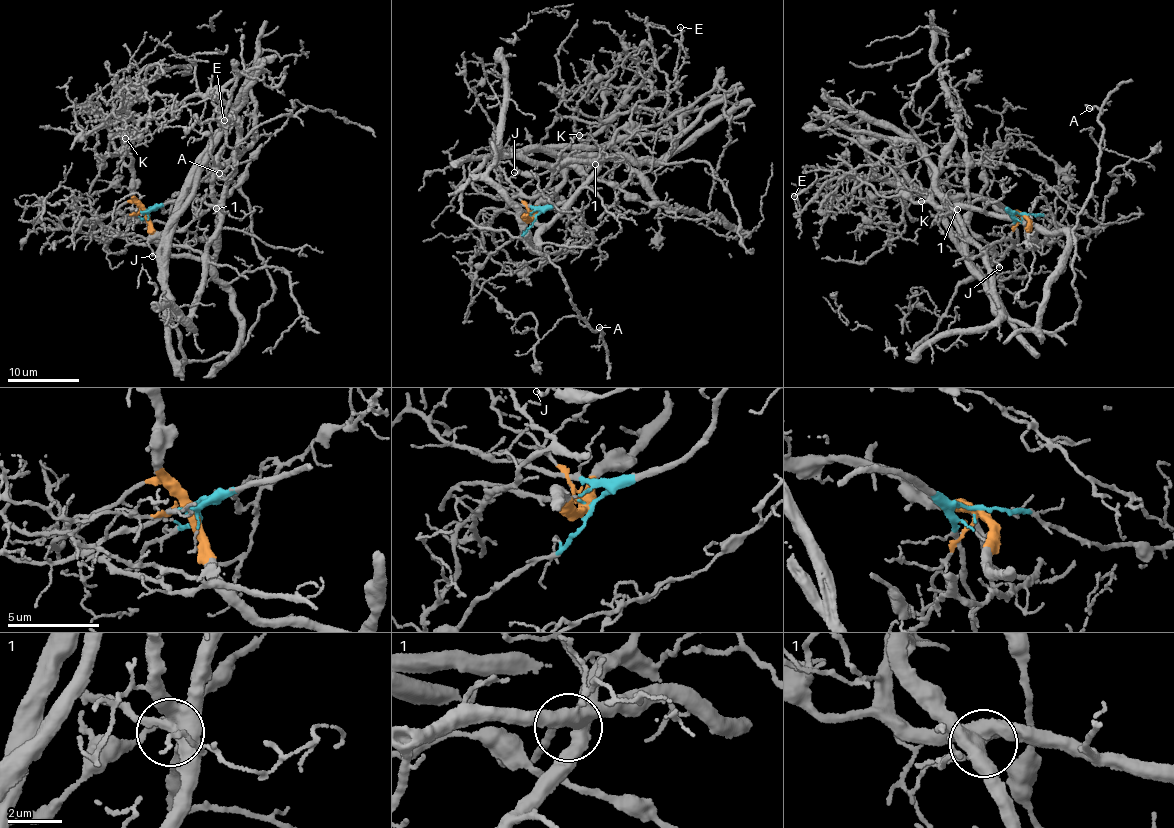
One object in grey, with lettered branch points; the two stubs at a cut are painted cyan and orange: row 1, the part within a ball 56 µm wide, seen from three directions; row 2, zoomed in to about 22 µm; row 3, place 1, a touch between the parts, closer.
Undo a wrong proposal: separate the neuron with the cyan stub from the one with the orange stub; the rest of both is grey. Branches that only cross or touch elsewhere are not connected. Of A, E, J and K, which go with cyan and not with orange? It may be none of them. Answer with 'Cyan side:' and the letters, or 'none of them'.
Cyan side: A, J

